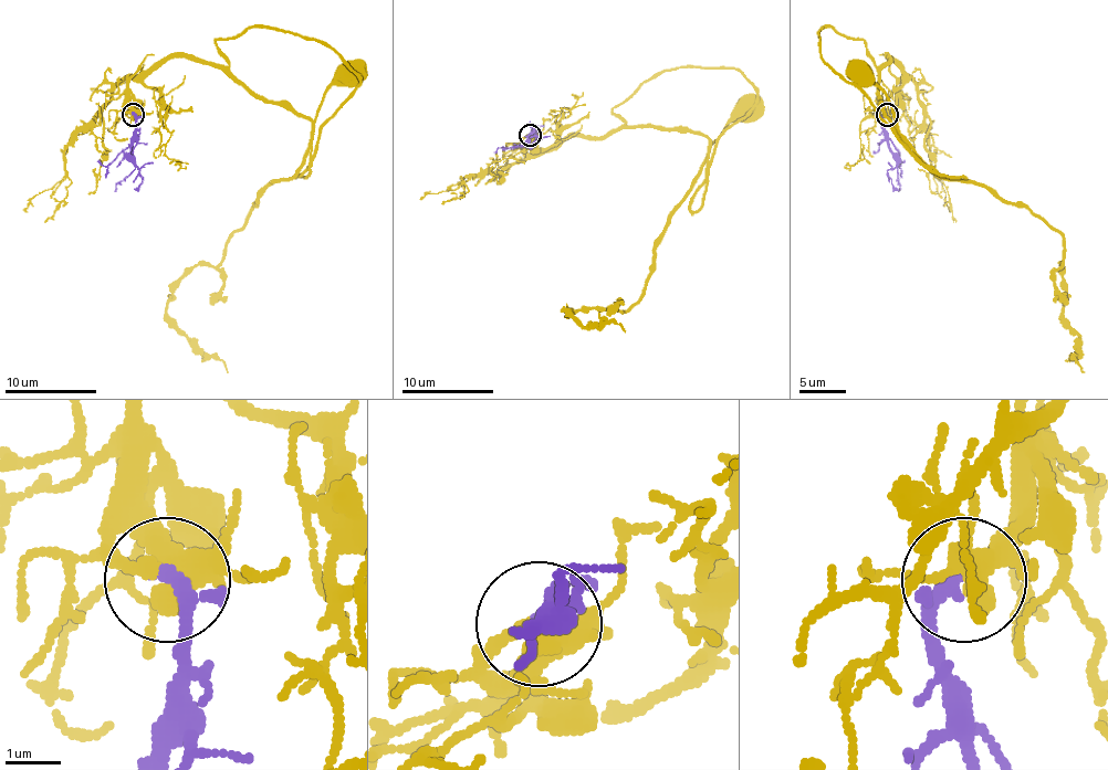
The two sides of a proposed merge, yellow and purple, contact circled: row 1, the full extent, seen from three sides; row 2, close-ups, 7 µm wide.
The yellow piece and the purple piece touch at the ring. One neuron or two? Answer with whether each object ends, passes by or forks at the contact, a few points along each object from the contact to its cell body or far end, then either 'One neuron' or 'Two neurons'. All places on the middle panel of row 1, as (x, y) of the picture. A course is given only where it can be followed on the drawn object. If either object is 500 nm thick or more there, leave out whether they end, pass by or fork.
At the ring yellow forks. At the ring purple passes by. Course of yellow: (529, 134), (529, 153), (543, 153), (566, 136), (605, 136), (626, 127), (688, 127), (712, 141), (752, 104). Course of purple: (529, 134), (532, 129), (532, 146), (511, 146). One neuron

